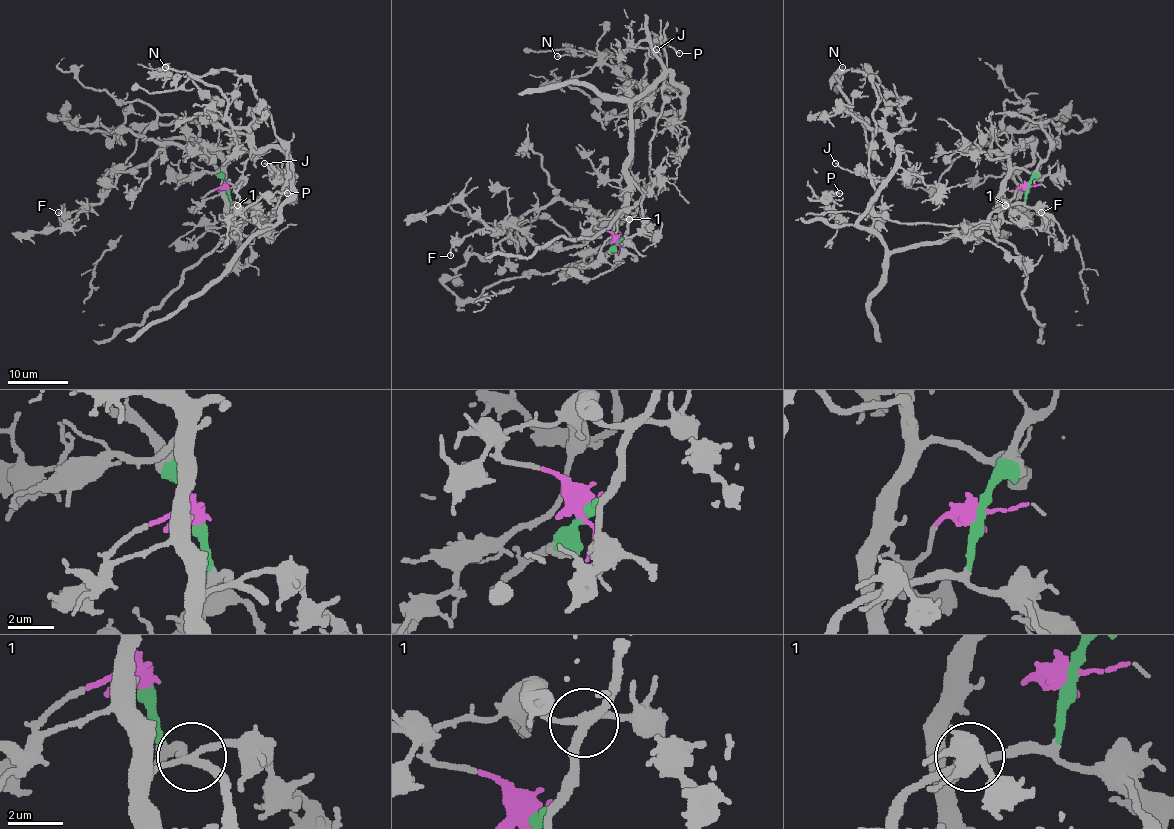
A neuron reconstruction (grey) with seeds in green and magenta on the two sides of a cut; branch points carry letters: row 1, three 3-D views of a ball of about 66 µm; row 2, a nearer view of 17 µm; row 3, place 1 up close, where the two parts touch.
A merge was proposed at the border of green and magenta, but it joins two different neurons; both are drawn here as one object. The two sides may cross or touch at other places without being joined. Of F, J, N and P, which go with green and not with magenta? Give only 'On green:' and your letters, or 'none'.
On green: N

